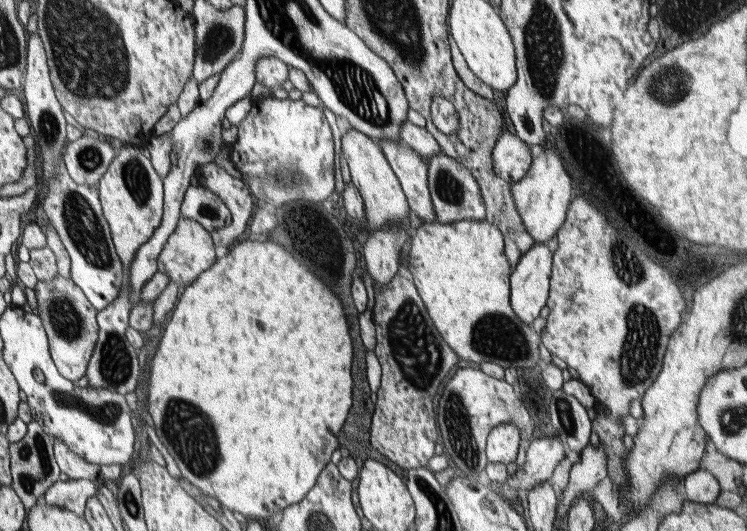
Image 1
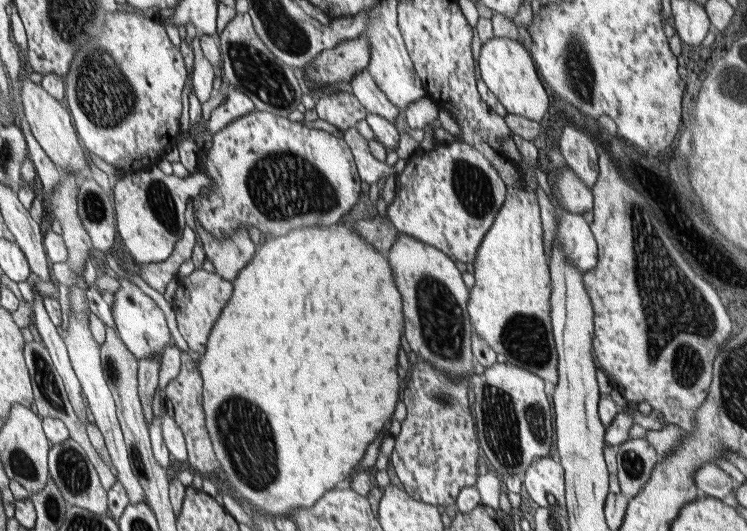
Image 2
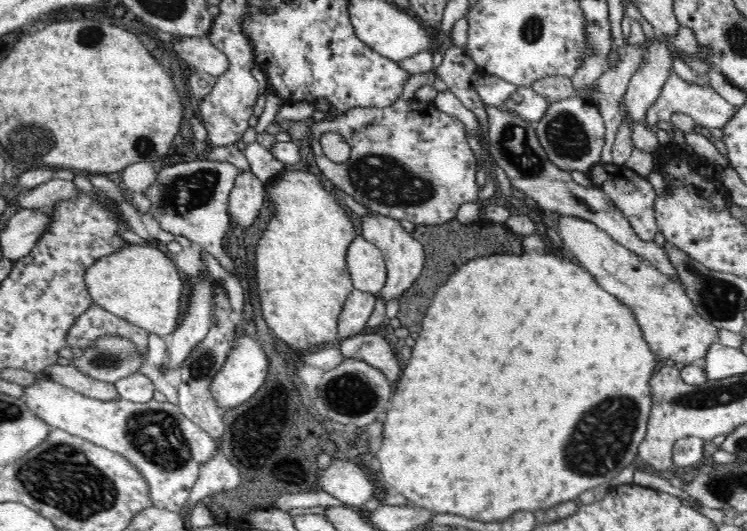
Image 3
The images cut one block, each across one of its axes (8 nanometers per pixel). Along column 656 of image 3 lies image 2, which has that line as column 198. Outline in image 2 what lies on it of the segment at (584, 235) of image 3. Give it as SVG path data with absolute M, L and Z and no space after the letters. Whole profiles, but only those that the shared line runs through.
M195 268L187 278L177 278L177 292L173 298L173 312L175 312L175 322L177 322L177 330L183 336L183 340L187 342L191 354L197 358L201 354L207 354L207 342L211 336L211 330L215 328L217 320L221 318L223 308L227 306L227 302L231 300L231 284L221 278L219 274L209 274L203 268Z

